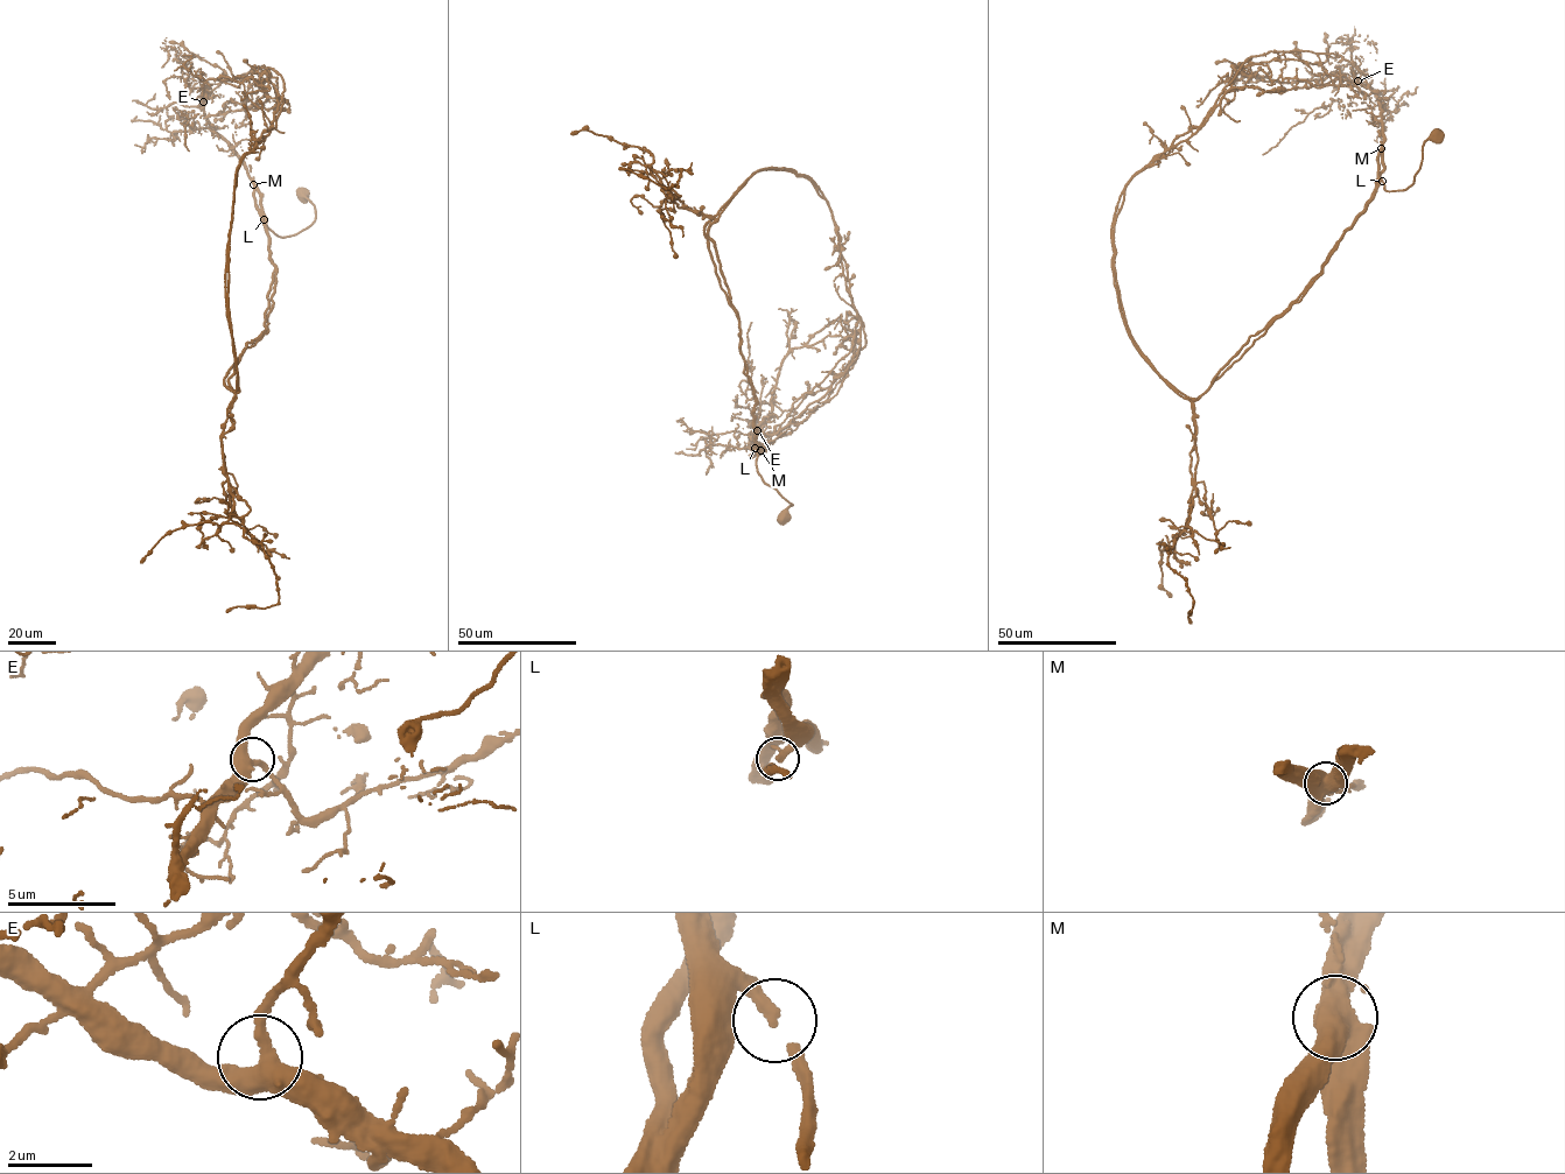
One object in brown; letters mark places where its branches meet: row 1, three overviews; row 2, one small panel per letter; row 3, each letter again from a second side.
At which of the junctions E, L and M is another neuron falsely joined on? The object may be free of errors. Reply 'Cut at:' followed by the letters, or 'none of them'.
Cut at: M

